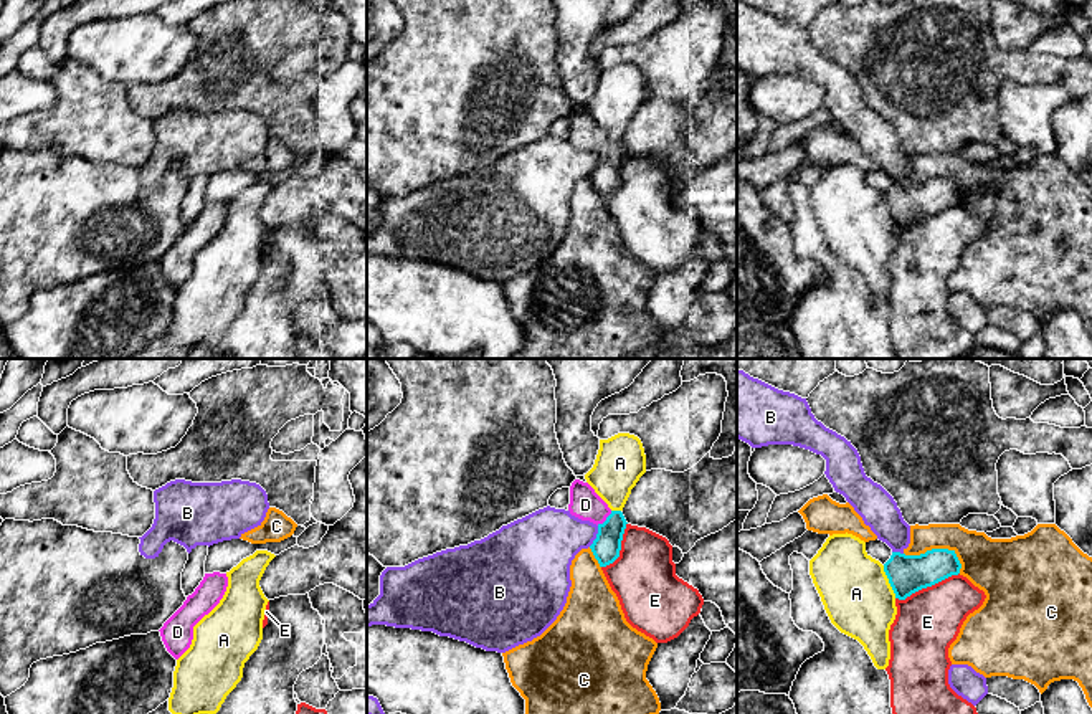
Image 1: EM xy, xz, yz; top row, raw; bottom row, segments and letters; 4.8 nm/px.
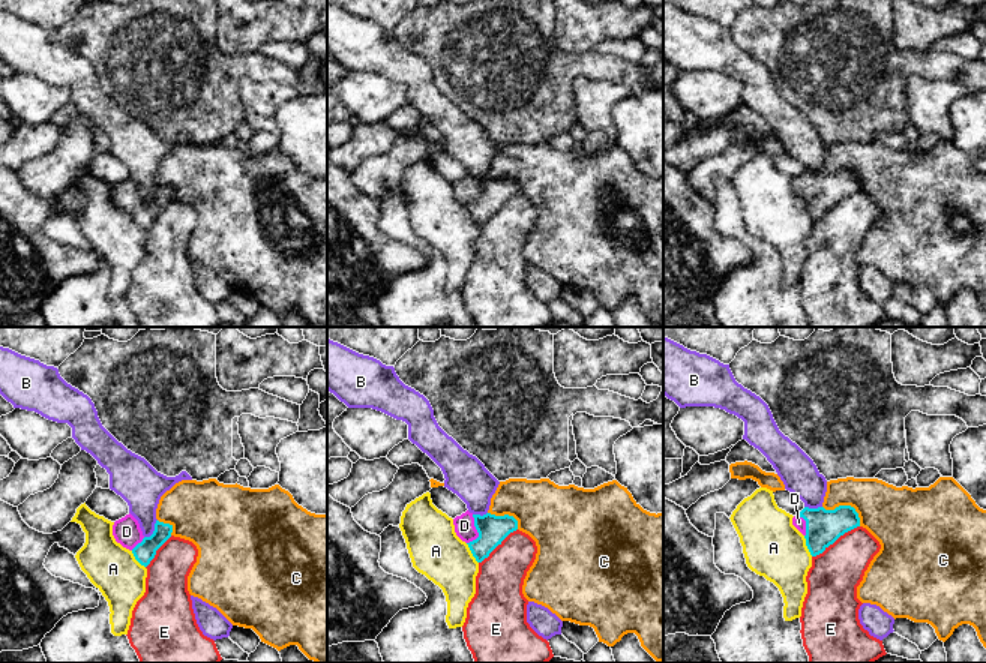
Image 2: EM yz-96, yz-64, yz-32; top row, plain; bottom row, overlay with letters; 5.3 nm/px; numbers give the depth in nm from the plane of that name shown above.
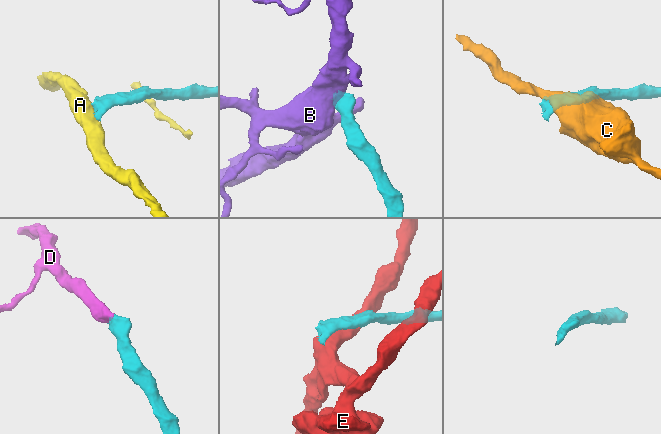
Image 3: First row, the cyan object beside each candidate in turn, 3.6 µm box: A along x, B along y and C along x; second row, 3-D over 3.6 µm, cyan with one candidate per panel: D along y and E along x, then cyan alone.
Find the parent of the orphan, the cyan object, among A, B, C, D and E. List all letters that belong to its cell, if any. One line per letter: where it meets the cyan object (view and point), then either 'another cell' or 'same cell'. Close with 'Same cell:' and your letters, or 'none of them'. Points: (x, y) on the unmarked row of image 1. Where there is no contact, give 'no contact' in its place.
A: yz (889, 212) | another cell
B: xz (597, 166) | another cell
C: yz (937, 179) | another cell
D: xz (607, 149) | same cell
E: yz (927, 215) | another cell
Same cell: D

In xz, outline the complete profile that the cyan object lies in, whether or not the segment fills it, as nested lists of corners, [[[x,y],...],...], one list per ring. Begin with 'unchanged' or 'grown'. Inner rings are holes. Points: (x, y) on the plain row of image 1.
grown; [[[580,109],[570,116],[572,145],[590,150],[598,155],[598,164],[590,175],[600,197],[613,193],[620,187],[621,170],[626,159],[626,149],[621,140],[611,140],[595,119]]]

